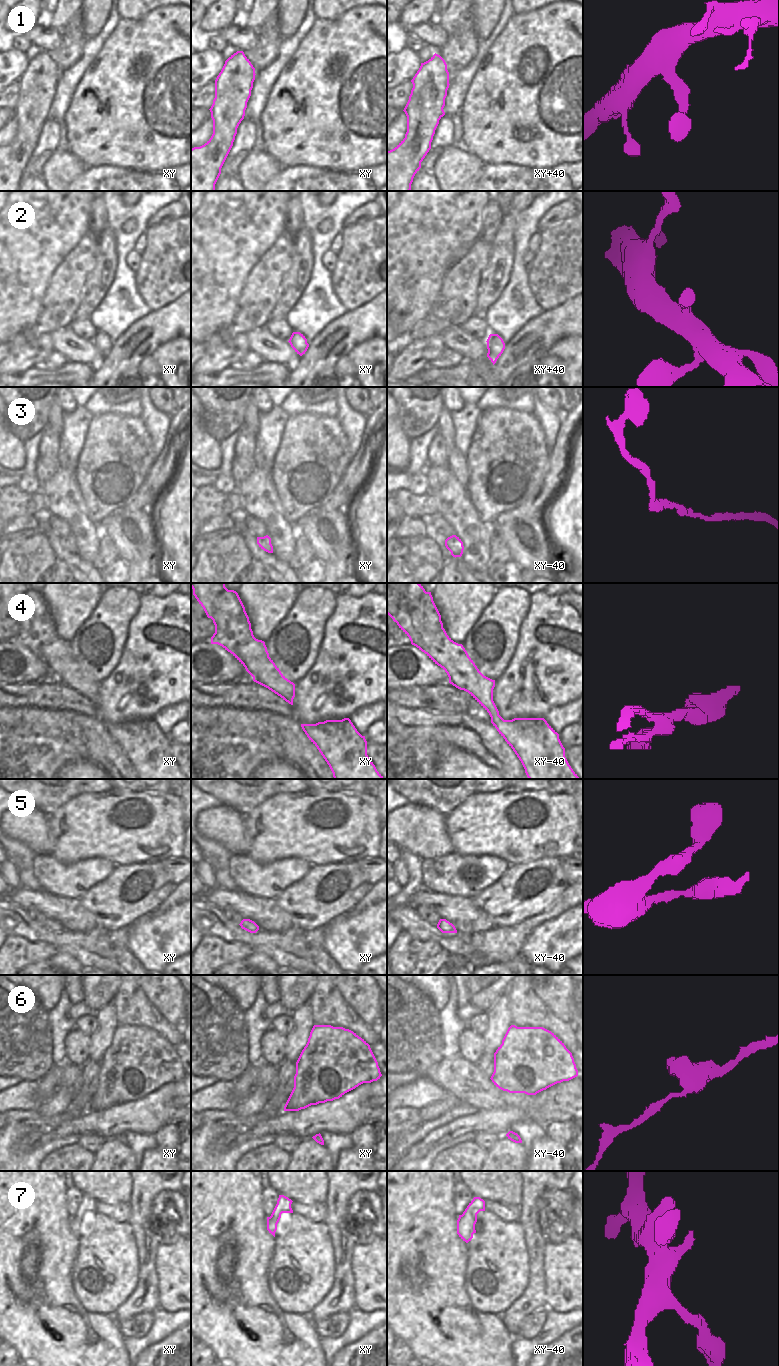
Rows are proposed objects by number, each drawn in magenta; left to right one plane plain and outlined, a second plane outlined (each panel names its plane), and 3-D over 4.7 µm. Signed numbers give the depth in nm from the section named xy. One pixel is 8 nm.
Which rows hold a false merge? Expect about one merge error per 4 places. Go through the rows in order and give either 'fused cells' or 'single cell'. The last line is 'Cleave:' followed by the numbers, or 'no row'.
1: single cell
2: single cell
3: single cell
4: fused cells
5: single cell
6: single cell
7: single cell
Cleave: 4

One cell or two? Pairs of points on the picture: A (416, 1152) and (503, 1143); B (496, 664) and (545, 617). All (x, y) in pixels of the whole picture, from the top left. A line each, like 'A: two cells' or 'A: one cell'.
A: two cells
B: two cells

